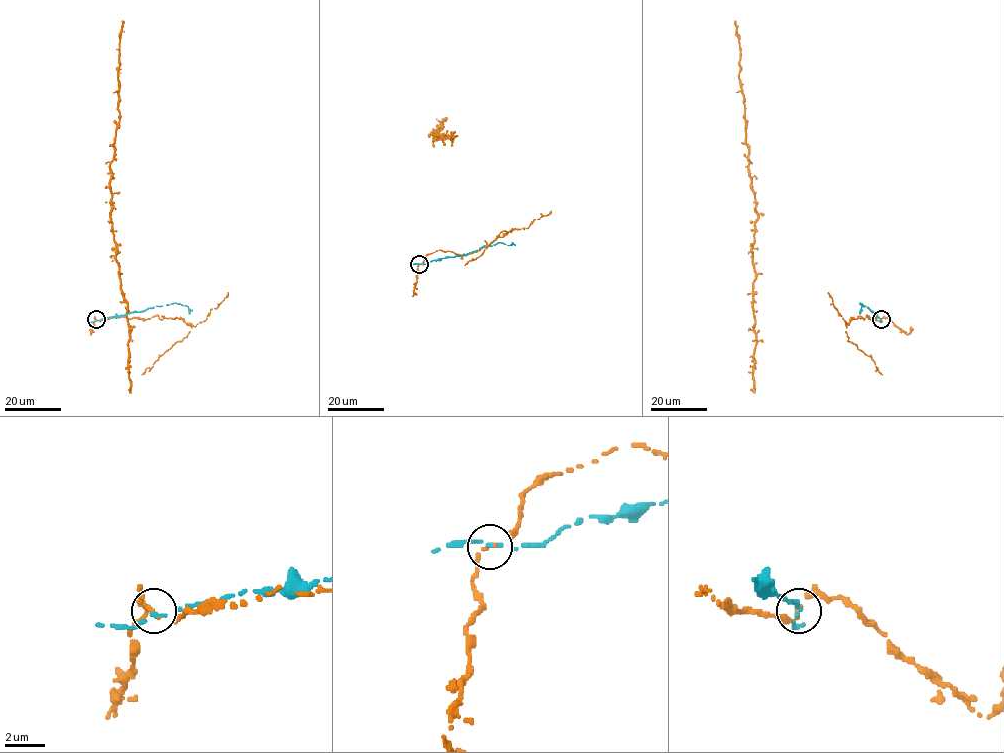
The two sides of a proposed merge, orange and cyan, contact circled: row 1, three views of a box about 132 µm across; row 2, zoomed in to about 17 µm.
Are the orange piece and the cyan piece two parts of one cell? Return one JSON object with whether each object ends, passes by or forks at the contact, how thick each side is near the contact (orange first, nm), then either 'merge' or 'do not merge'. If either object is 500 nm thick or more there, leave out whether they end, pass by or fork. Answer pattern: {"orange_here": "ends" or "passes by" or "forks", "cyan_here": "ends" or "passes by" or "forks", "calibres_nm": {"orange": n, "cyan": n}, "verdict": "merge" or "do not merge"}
{"orange_here": "ends", "cyan_here": "passes by", "calibres_nm": {"orange": 180, "cyan": 190}, "verdict": "do not merge"}

